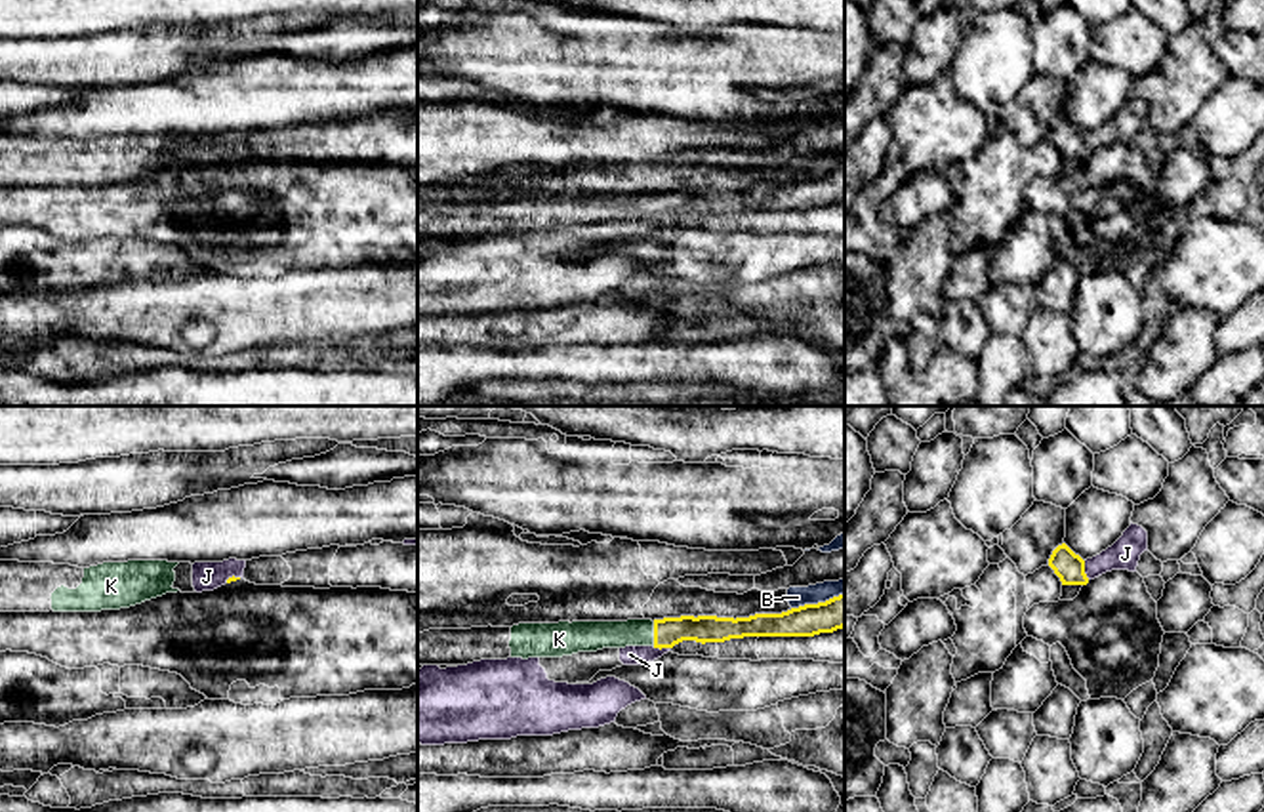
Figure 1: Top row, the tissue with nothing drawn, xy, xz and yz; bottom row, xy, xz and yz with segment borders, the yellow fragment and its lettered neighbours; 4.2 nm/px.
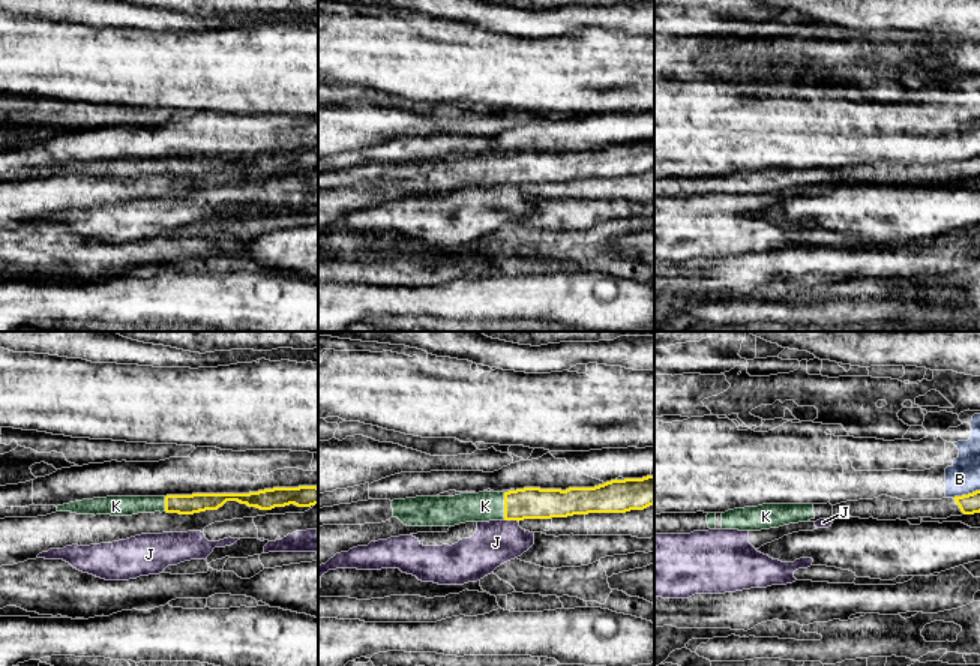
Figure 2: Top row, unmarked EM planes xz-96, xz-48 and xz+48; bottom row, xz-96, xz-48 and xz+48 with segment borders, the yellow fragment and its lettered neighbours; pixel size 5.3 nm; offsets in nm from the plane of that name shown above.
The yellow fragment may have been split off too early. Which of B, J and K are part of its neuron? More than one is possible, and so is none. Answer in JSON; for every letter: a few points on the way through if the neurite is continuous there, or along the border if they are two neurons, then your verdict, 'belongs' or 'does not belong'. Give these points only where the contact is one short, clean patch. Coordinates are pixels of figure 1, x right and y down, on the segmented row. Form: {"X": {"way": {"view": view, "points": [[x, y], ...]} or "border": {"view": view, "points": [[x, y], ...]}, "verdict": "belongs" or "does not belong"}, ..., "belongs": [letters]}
{"B": {"verdict": "does not belong"}, "J": {"border": {"view": "yz", "points": [[1083, 561], [1083, 572], [1089, 578]]}, "verdict": "does not belong"}, "K": {"way": {"view": "xz", "points": [[668, 631], [654, 633], [595, 635]]}, "verdict": "belongs"}, "belongs": ["K"]}

